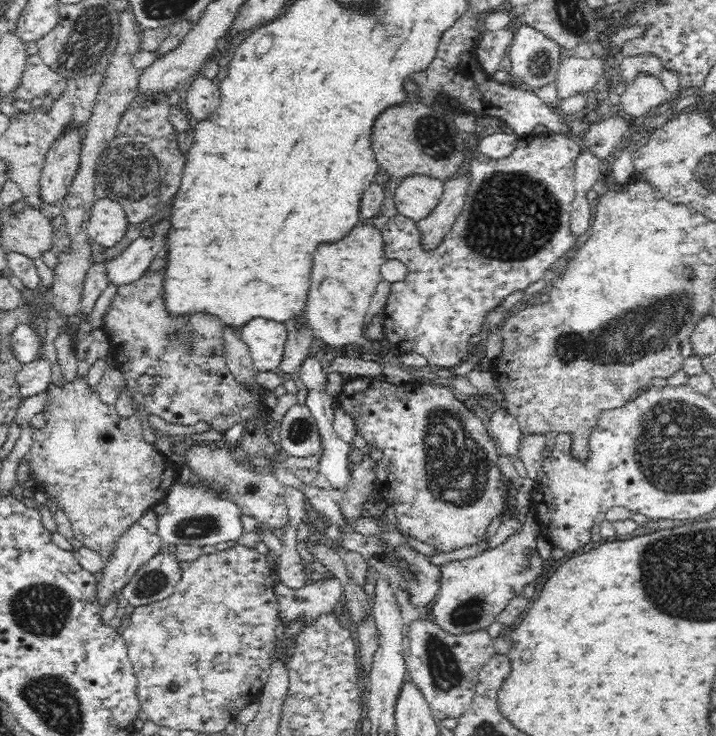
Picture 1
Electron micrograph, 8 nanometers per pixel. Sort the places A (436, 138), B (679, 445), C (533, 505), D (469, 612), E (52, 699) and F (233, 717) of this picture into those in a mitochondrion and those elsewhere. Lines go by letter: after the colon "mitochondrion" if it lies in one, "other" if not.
A: mitochondrion
B: mitochondrion
C: other
D: mitochondrion
E: mitochondrion
F: other

